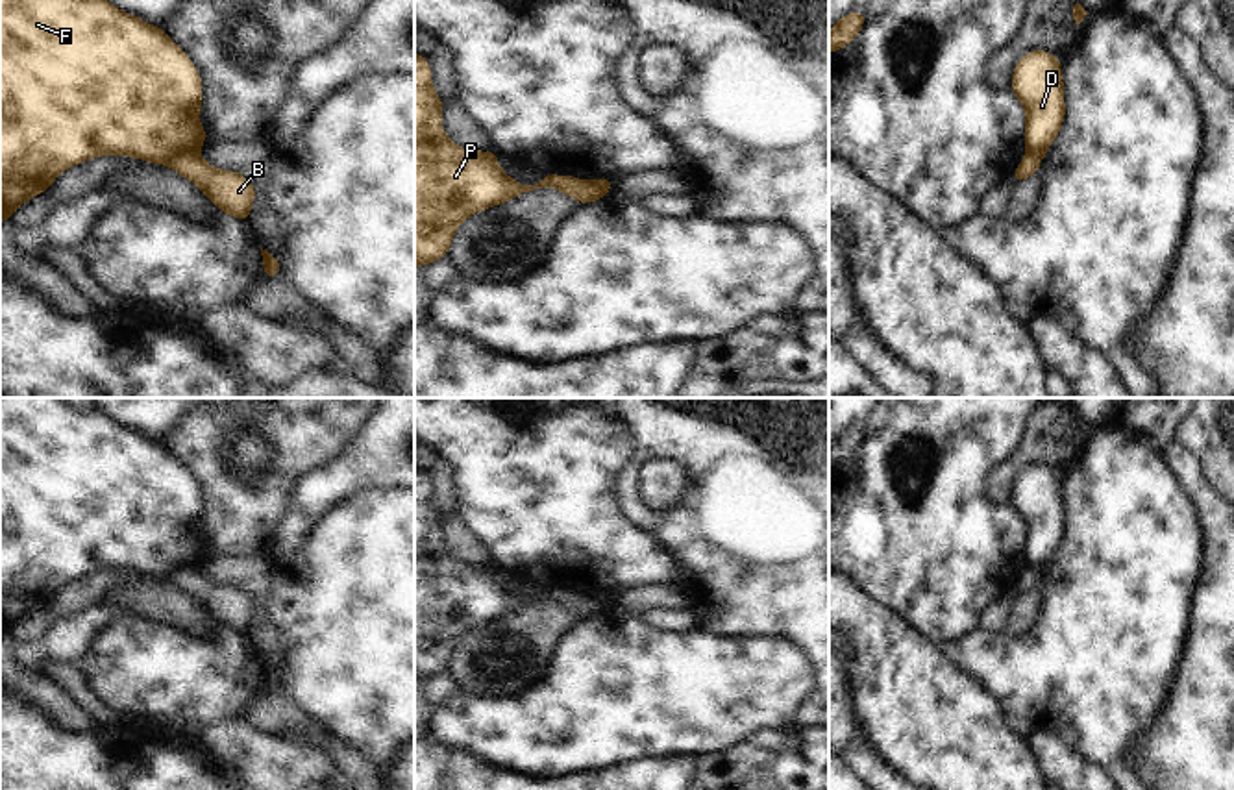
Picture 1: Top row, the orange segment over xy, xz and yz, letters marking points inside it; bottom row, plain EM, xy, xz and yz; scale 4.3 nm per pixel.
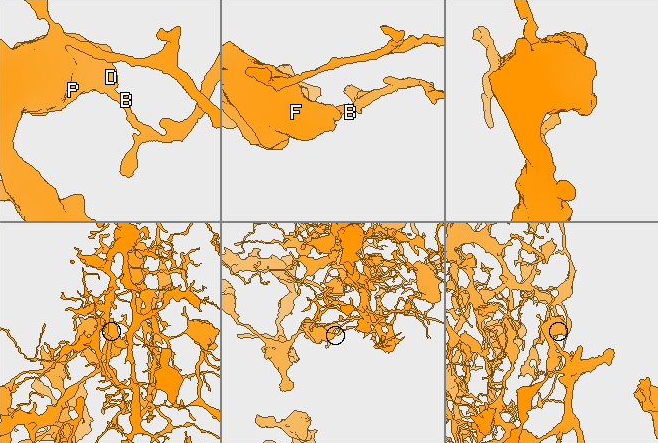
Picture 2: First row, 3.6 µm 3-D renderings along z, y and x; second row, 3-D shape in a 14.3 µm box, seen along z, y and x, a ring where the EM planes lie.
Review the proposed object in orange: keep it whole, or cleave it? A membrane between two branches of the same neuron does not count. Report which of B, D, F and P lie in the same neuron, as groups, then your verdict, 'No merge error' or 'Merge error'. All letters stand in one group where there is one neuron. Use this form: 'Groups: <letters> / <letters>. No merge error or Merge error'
Groups: B / D F P. Merge error.

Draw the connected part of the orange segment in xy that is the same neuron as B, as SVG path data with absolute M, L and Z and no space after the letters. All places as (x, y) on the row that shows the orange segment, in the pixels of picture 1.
M198 150L185 152L181 157L170 159L168 165L179 176L192 179L209 196L211 204L218 205L226 215L250 224L255 187L248 178L205 165Z

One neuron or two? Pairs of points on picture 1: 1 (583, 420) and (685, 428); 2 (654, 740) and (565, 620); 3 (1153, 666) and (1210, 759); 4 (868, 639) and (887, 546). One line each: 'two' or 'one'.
1: two
2: two
3: two
4: two

